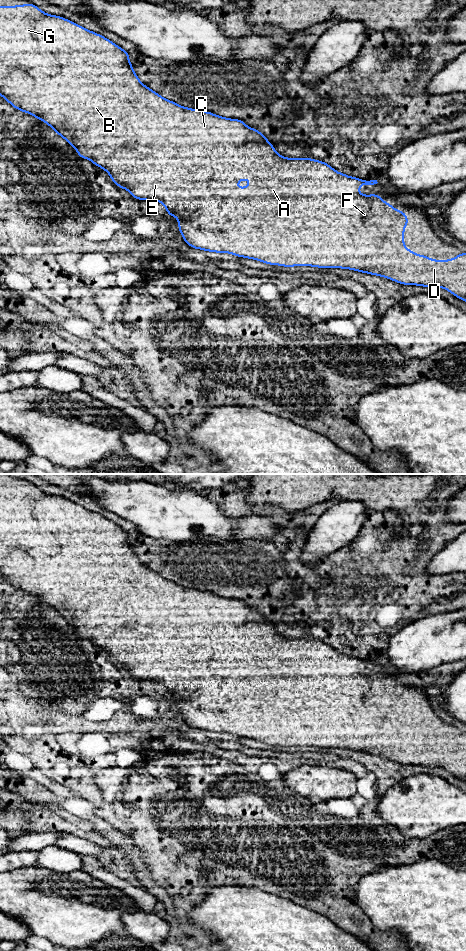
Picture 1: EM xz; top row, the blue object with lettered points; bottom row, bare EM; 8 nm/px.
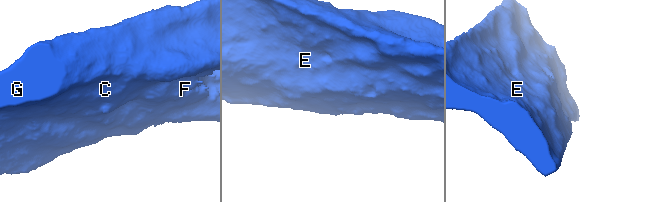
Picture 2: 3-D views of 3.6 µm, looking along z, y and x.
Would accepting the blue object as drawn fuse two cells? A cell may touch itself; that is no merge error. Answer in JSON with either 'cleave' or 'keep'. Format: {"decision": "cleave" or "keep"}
{"decision": "keep"}

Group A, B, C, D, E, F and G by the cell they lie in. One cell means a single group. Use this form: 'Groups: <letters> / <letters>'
Groups: A B C D E F G

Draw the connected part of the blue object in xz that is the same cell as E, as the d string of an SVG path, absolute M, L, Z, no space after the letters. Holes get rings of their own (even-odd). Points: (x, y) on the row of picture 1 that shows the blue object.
M27 3L25 5L16 5L16 6L0 6L0 95L9 102L14 108L18 111L26 112L32 116L35 116L37 120L43 120L46 125L51 126L54 131L61 137L63 137L68 144L73 146L76 149L77 154L80 158L88 159L93 162L94 165L104 169L107 173L110 174L111 180L116 184L116 186L127 189L133 198L139 200L150 200L161 202L167 209L168 216L175 216L178 220L178 229L187 245L194 249L201 249L209 252L217 253L231 253L238 257L254 259L269 265L280 265L284 267L293 267L293 266L312 266L319 268L342 268L342 269L351 269L358 272L363 272L371 275L377 275L380 277L388 278L392 281L398 282L403 285L417 285L425 287L441 287L446 289L455 297L466 302L466 253L457 254L455 259L445 259L442 263L438 259L429 259L427 255L417 255L414 251L409 251L407 247L404 246L404 228L408 226L408 216L401 210L393 209L391 203L385 203L384 200L380 197L380 194L372 195L362 195L358 192L360 185L374 185L377 184L377 180L366 181L356 177L350 177L343 173L337 172L329 164L316 160L309 159L306 156L303 158L285 158L279 155L274 146L268 142L267 136L263 135L258 130L248 127L244 121L240 119L230 119L218 116L208 111L200 111L197 109L187 108L180 106L179 104L172 102L168 99L161 97L157 92L151 90L149 87L143 85L138 76L133 70L133 66L129 61L129 52L123 50L121 47L110 41L109 39L103 37L98 33L94 33L68 19L65 19L56 15L49 15L39 9L37 6L32 3ZM241 179L249 179L249 187L241 187L239 190L236 188L236 184Z

